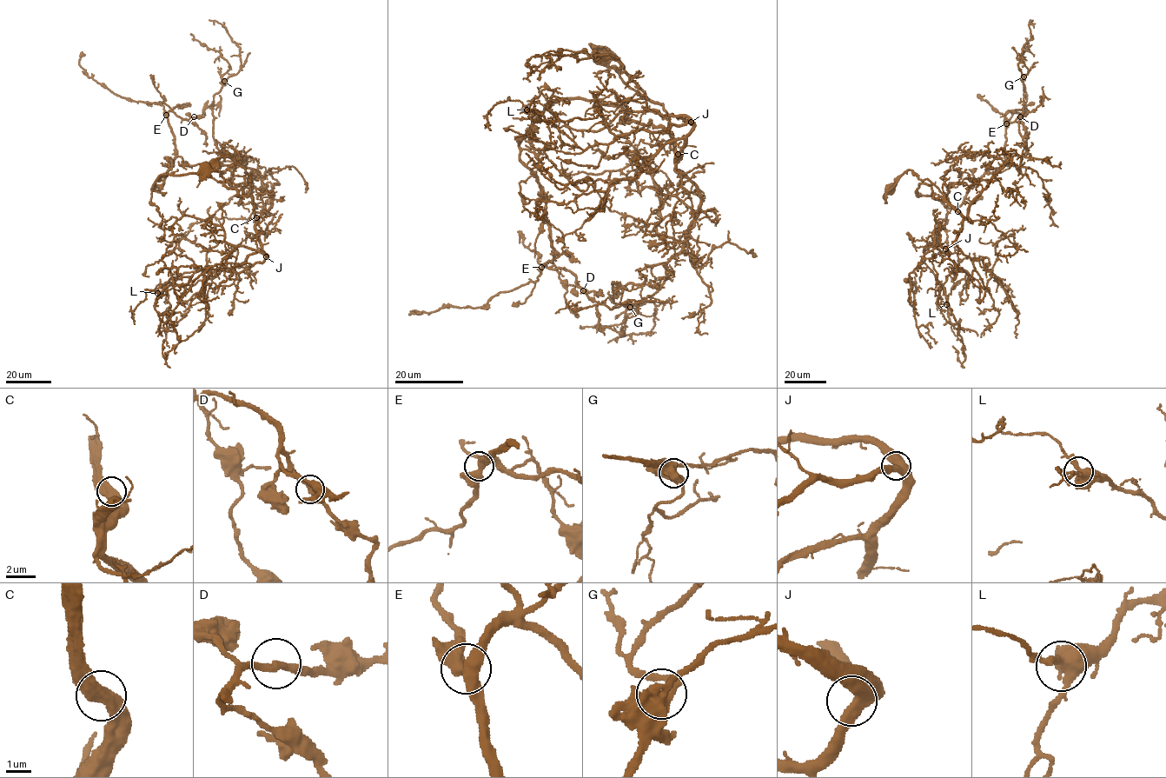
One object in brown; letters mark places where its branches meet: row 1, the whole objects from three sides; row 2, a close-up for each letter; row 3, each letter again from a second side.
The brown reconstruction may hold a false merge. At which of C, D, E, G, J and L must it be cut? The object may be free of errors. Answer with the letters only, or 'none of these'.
none of these

